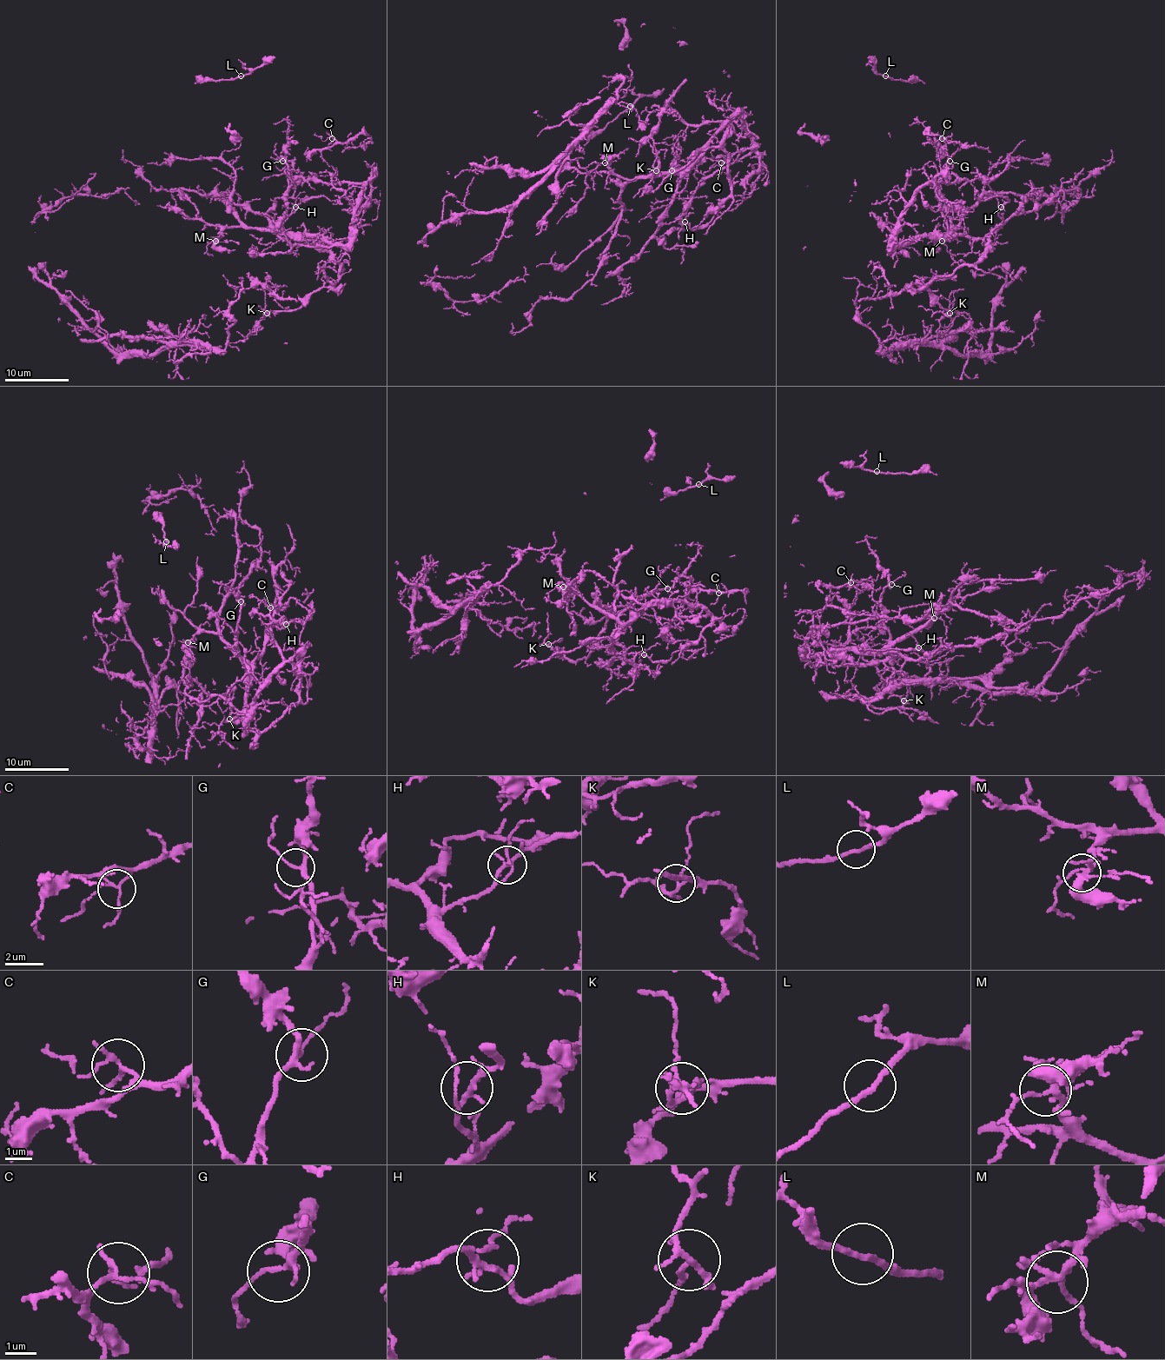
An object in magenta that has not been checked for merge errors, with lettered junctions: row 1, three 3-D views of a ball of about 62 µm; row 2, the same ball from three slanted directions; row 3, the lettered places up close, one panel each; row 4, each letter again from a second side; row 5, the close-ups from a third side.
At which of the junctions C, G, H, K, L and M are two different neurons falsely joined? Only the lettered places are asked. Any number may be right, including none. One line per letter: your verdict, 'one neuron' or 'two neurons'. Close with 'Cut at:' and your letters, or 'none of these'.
C: one neuron
G: one neuron
H: one neuron
K: one neuron
L: one neuron
M: one neuron
Cut at: none of these

